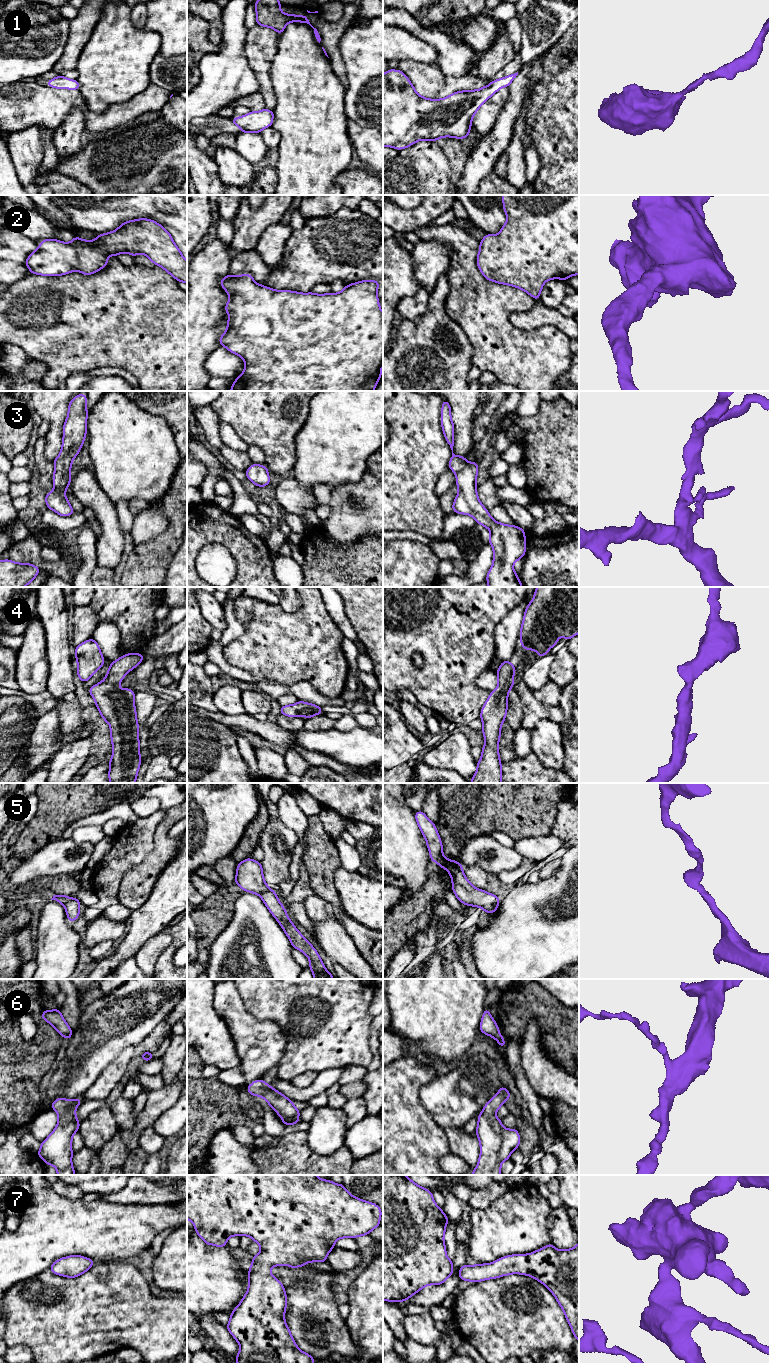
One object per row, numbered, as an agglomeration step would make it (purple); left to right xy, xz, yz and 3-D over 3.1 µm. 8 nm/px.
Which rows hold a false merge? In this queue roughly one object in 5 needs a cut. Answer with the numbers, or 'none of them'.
none of them

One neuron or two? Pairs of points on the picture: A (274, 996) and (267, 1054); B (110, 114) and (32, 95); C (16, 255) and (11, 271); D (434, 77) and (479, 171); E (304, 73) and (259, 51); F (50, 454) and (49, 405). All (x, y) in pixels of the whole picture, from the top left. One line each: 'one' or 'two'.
A: two
B: one
C: two
D: two
E: two
F: one

